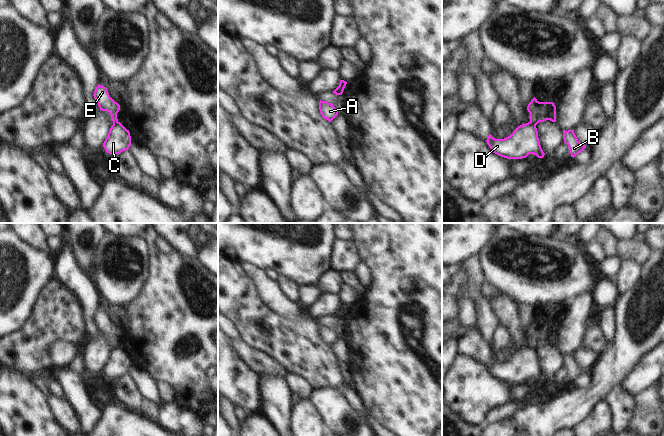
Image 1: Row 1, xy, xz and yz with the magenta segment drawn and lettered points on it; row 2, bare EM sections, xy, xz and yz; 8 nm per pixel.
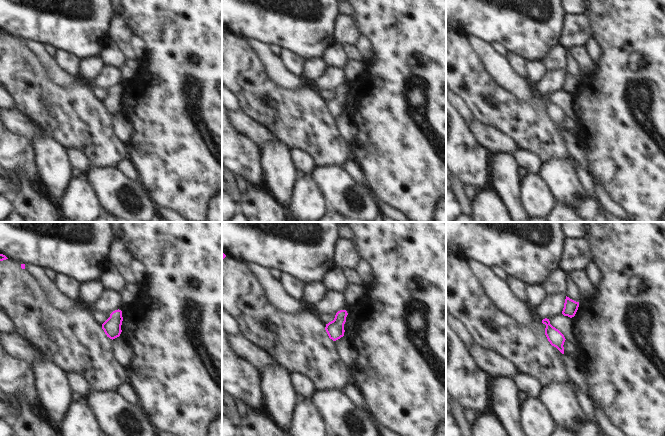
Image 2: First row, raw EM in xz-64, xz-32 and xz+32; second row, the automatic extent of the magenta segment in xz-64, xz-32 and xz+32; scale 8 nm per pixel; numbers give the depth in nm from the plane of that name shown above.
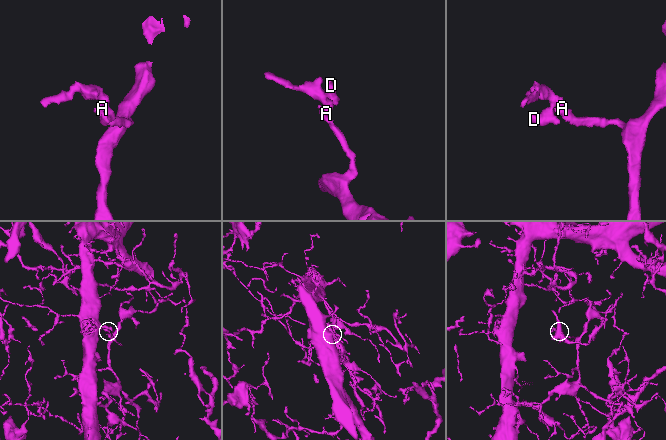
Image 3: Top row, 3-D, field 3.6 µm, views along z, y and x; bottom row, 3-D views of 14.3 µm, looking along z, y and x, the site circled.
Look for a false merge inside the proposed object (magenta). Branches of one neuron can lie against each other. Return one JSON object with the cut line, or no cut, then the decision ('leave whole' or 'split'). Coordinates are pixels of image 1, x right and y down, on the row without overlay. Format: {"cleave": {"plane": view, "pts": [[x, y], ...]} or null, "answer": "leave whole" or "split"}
{"cleave": {"plane": "yz", "pts": [[529, 346], [535, 349]]}, "answer": "split"}

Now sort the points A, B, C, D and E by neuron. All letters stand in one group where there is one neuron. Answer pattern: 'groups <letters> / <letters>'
groups A B E / C D

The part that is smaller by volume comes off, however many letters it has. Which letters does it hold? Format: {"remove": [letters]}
{"remove": ["C", "D"]}

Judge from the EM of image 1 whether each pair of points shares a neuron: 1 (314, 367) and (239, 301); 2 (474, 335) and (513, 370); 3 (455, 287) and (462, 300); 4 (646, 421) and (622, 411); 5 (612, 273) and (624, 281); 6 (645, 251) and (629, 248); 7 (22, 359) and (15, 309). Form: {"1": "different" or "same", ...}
{"1": "same", "2": "same", "3": "different", "4": "different", "5": "different", "6": "same", "7": "different"}

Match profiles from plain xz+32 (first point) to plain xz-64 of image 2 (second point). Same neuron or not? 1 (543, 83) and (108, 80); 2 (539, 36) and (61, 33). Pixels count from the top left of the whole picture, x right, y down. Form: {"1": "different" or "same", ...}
{"1": "same", "2": "same"}

